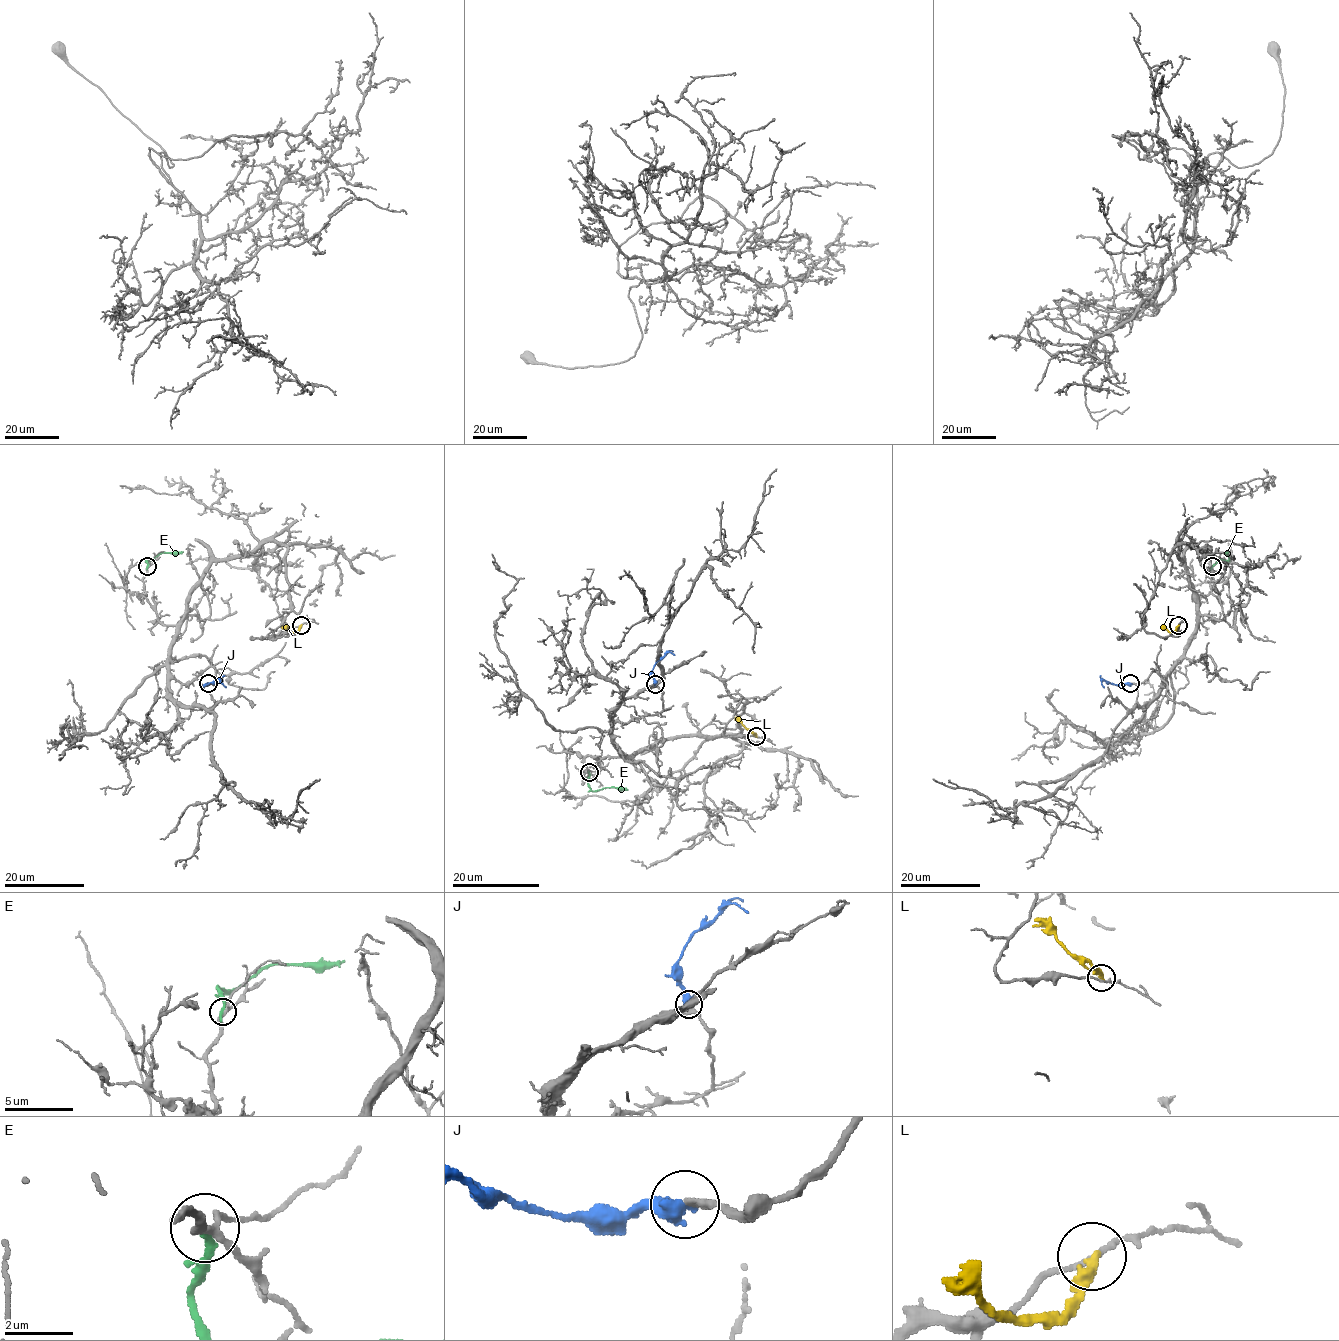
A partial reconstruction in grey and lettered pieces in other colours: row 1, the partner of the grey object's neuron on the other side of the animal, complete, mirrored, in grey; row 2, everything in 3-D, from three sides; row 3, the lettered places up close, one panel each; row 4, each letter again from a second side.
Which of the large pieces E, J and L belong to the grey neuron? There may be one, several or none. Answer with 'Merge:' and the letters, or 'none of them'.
Merge: J

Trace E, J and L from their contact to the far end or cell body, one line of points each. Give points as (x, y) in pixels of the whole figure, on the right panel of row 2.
E: (1212, 567), (1220, 560), (1229, 560), (1228, 552)
J: (1130, 683), (1113, 684), (1103, 680), (1101, 684), (1104, 687)
L: (1178, 625), (1174, 632), (1161, 626)

